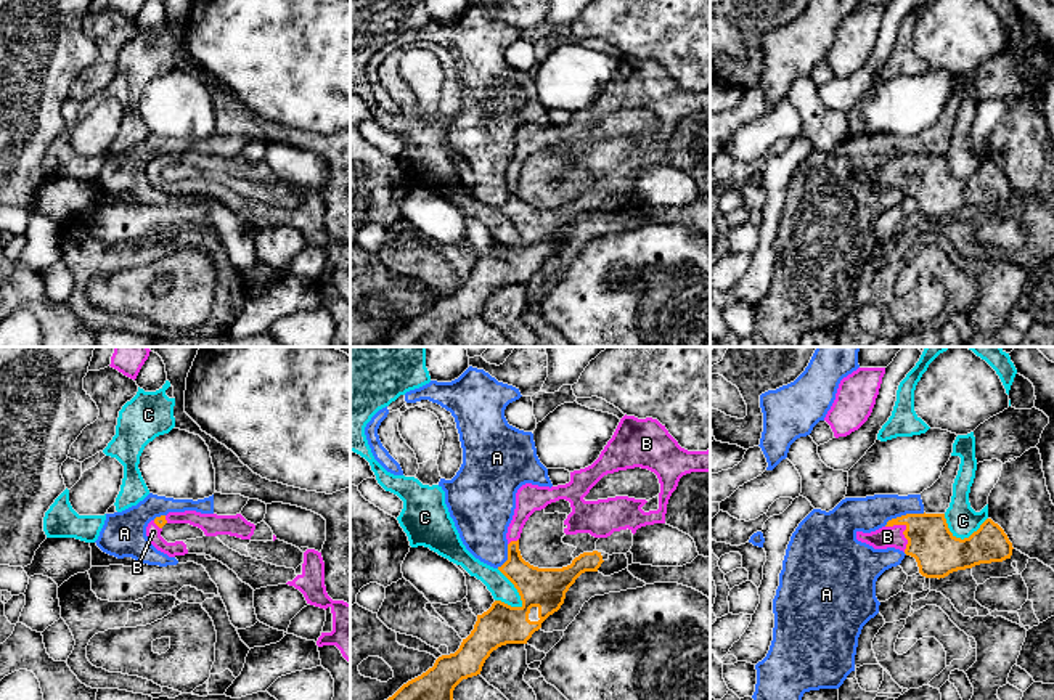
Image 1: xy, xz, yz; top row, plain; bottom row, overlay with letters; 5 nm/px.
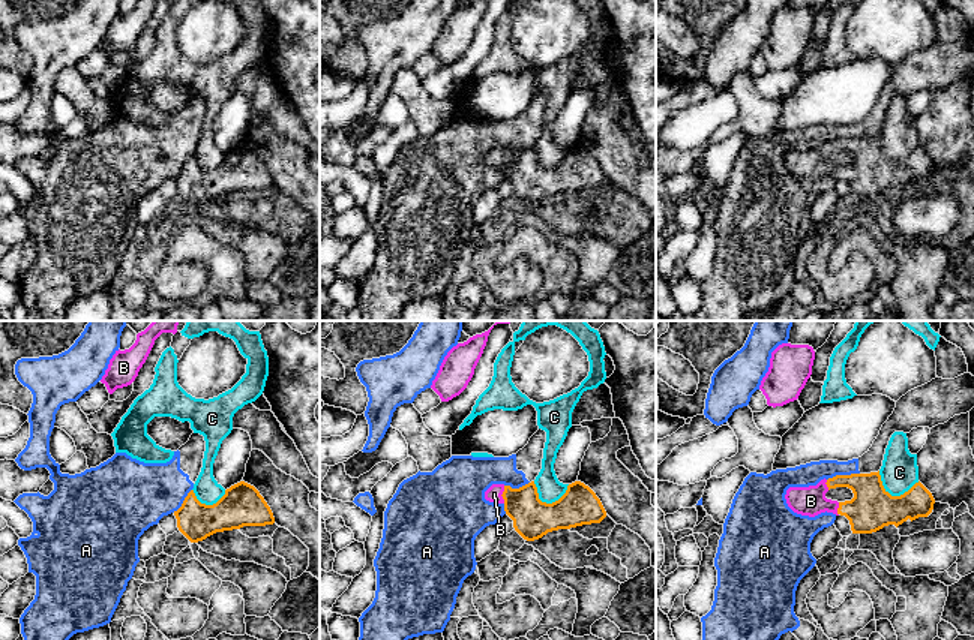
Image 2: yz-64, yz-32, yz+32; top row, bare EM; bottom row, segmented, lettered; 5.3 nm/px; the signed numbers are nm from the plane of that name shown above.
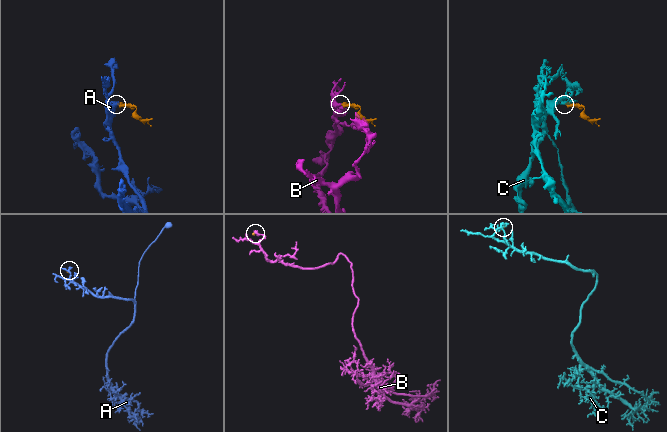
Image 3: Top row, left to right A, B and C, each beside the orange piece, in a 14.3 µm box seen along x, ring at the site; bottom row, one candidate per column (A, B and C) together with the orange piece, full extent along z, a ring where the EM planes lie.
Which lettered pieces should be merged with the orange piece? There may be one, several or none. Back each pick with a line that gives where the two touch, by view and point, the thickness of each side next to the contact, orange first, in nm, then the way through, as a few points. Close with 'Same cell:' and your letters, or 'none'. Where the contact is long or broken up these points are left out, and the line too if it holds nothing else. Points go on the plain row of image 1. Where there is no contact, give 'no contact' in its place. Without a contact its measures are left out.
B: contact yz (905, 170); calibres 220 and 110 nm
Same cell: B

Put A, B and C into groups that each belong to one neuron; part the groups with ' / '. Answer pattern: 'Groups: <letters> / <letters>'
Groups: A / B / C

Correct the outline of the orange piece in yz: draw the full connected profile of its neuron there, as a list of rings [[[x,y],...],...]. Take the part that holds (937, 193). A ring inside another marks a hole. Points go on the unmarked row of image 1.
[[[925,153],[892,159],[871,173],[856,172],[856,180],[874,189],[900,189],[916,199],[922,217],[938,220],[958,210],[1011,199],[1014,189],[991,159],[961,180],[950,172],[945,154]]]

